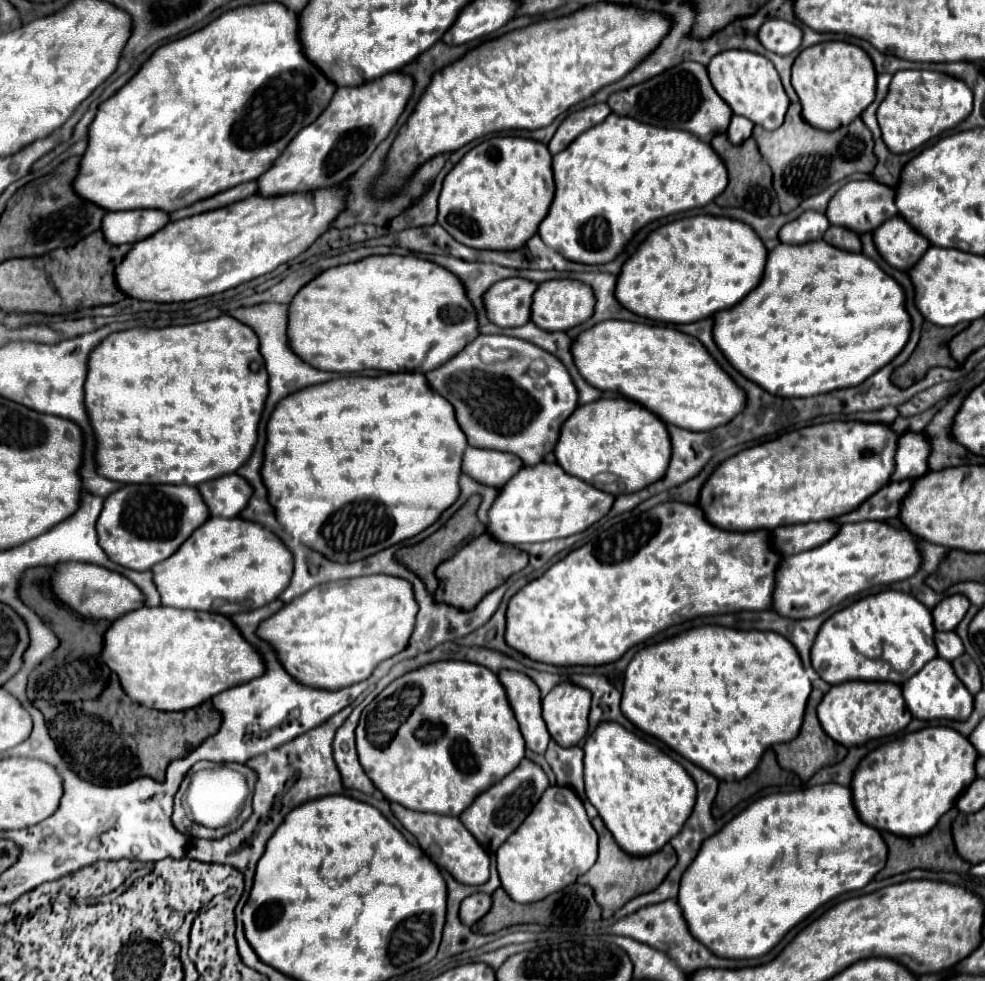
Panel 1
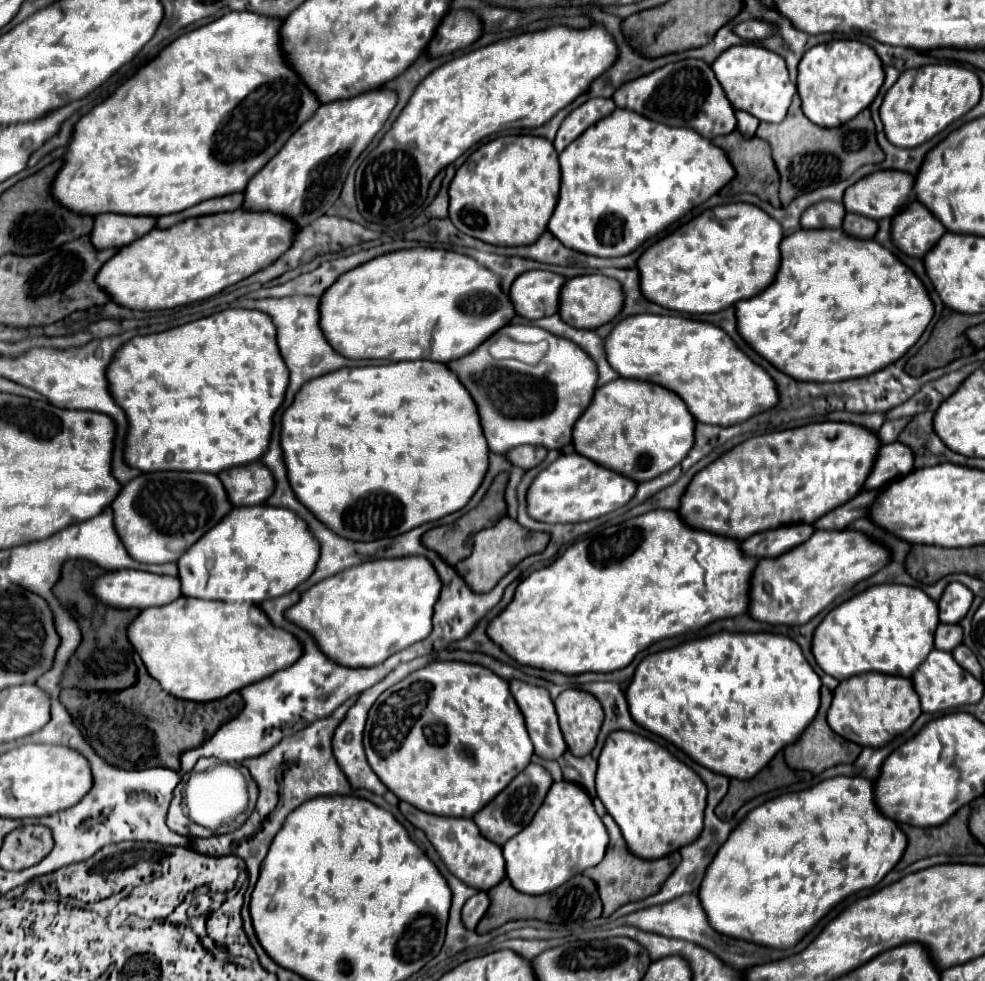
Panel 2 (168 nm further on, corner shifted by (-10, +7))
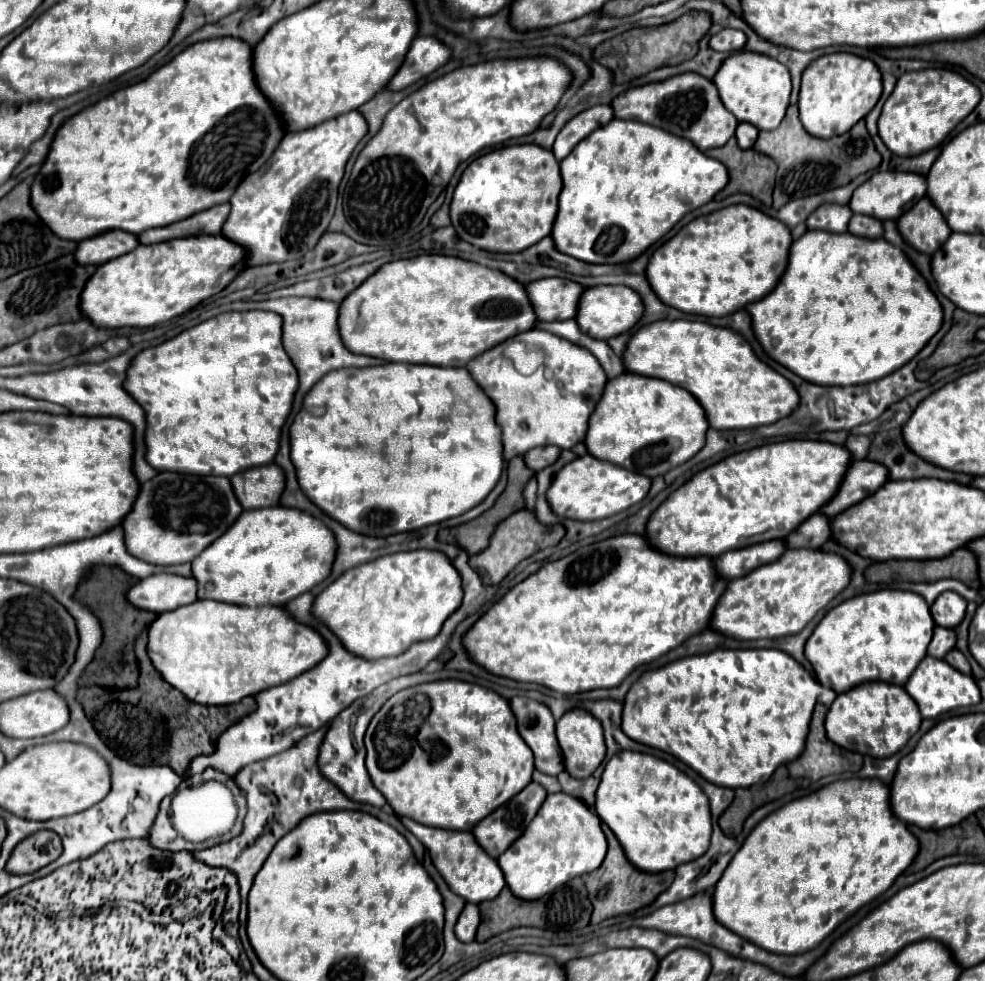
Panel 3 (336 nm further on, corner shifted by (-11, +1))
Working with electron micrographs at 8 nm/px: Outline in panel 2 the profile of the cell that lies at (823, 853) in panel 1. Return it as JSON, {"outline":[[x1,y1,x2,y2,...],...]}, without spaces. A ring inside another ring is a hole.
{"outline":[[836,776,836,778,828,778,822,780,818,786,812,786,808,790,802,792,788,792,782,796,776,796,768,802,764,802,762,806,754,808,752,812,748,812,748,816,734,828,734,832,730,832,728,842,722,844,722,848,716,852,714,860,710,862,710,868,706,868,706,876,702,878,702,884,698,888,698,898,702,900,704,912,710,920,710,926,716,932,722,932,722,936,738,936,740,940,754,940,756,944,766,944,770,948,792,948,796,946,802,936,822,918,830,912,830,908,834,904,838,904,840,900,844,900,846,896,864,890,864,888,872,888,876,886,894,866,896,862,902,858,902,852,906,848,906,836,904,832,896,826,894,820,886,818,880,814,880,810,874,804,874,796,872,796,872,782,860,776]]}

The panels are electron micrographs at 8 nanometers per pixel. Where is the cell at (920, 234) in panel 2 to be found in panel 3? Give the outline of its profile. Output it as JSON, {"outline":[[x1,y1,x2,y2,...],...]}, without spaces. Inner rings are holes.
{"outline":[[927,196,897,220,897,228,915,250,925,254,939,250,939,246,943,246,951,234,941,210]]}

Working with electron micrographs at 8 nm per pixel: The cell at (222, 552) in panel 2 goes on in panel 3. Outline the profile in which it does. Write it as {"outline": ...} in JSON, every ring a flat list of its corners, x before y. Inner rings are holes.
{"outline":[[273,506,245,510,221,538,193,560,199,598,239,606,281,606,323,582,335,560,335,536,309,512]]}

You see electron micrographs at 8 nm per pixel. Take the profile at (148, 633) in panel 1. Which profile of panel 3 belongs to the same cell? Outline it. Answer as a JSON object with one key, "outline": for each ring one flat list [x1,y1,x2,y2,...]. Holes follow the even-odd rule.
{"outline":[[197,600,173,612,163,612,149,628,149,658,163,678,197,704,235,704,245,696,255,696,279,686,317,666,327,656,323,636,297,622,285,606,235,606,215,600]]}

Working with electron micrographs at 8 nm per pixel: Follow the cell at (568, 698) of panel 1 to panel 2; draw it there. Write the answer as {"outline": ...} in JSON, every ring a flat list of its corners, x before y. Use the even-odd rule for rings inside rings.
{"outline":[[576,688,564,690,554,704,568,750,574,756,586,756,594,748,604,720,602,706,594,696]]}

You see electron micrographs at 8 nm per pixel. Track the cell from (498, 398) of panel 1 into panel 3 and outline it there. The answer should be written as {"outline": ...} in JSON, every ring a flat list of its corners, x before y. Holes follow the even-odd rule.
{"outline":[[537,328,483,352,467,364,467,370,497,406,497,424,503,436,505,460,525,454,537,446,553,444,569,450,583,442,589,416,607,384,607,374,603,374,603,368,593,354,587,354,583,346,575,346,565,338,555,338,555,334],[511,342,523,342,529,350,543,350,545,366,539,366,529,376,519,374,513,362,503,356]]}

